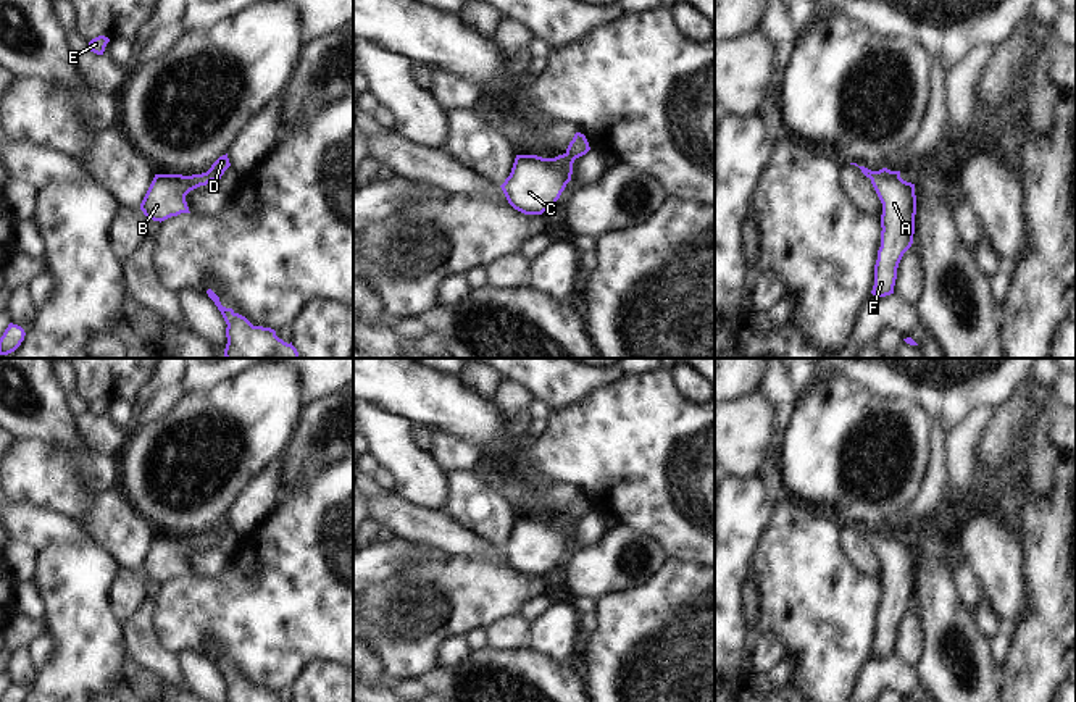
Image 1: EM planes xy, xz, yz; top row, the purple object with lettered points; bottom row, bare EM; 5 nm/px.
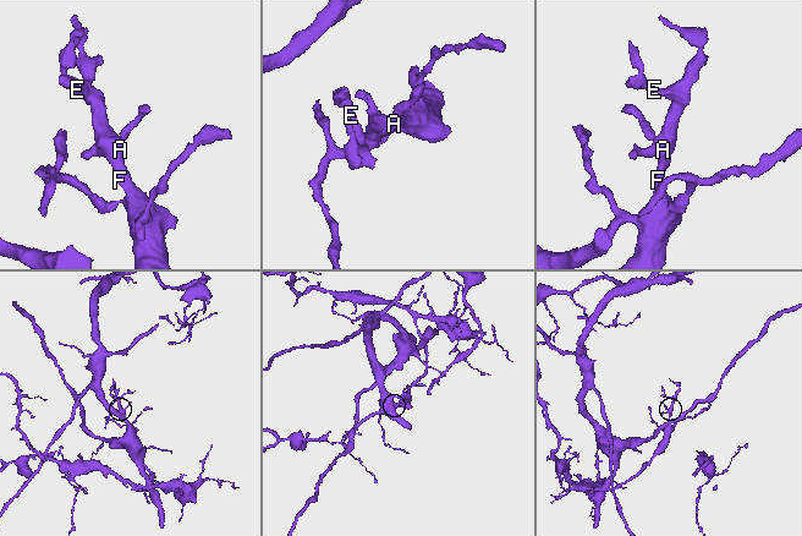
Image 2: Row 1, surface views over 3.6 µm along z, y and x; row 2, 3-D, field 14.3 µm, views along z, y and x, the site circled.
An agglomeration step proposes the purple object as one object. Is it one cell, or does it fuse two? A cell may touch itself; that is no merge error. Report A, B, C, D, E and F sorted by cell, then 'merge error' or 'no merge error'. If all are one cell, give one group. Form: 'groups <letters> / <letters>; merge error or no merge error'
groups A B C D E F; no merge error

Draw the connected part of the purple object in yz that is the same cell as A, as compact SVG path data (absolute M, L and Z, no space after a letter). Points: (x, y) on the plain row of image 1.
M858 529L871 541L882 565L881 608L874 626L871 655L874 658L886 658L894 655L899 625L913 605L916 576L915 545L903 542L900 533Z

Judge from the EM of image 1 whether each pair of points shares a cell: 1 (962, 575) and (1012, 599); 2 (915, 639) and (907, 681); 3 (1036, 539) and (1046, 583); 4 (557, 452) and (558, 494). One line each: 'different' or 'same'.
1: different
2: different
3: same
4: different

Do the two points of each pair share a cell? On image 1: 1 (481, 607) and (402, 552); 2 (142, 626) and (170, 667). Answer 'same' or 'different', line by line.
1: different
2: same

